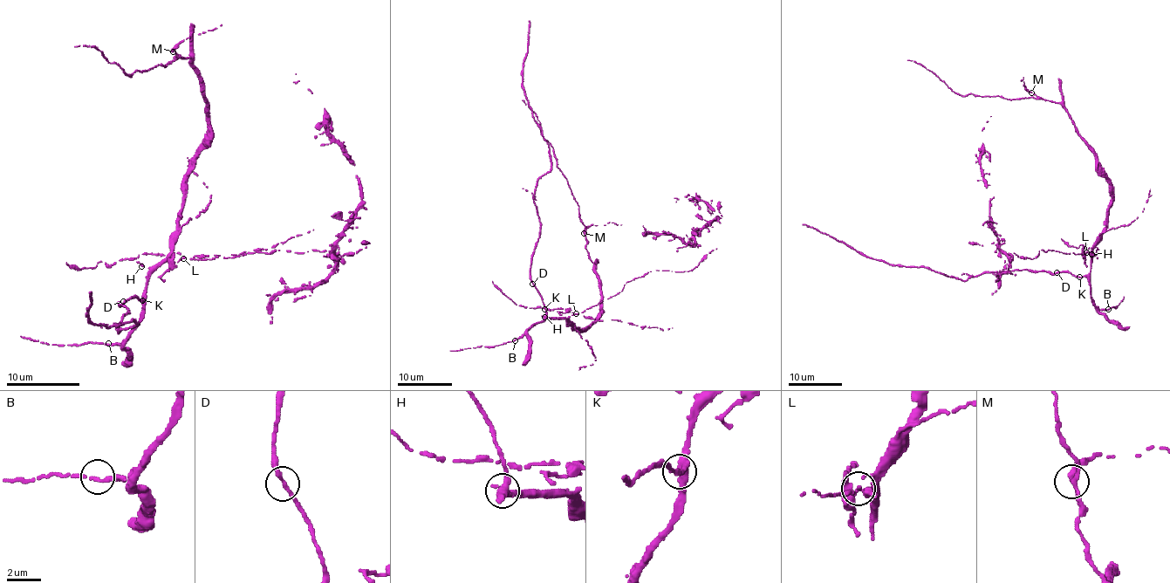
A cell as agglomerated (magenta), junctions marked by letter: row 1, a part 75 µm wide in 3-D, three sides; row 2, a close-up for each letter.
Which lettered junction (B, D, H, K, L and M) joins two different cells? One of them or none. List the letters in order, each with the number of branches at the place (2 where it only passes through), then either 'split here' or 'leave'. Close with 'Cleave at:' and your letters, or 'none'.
B: branches 2; leave
D: branches 2; leave
H: branches 1; leave
K: branches 2; leave
L: branches 1; split here
M: branches 2; leave
Cleave at: L

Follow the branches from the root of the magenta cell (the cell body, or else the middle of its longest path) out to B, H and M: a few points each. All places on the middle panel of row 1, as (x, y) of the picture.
B: (567, 321), (548, 318), (535, 323), (515, 340)
H: (567, 321), (563, 318), (544, 317)
M: (567, 321), (574, 328), (580, 330), (586, 327), (600, 313), (602, 284), (585, 249), (584, 233)

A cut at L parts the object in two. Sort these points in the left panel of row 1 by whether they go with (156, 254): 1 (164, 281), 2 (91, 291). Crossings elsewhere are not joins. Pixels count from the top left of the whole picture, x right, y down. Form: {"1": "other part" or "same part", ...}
{"1": "same part", "2": "other part"}

